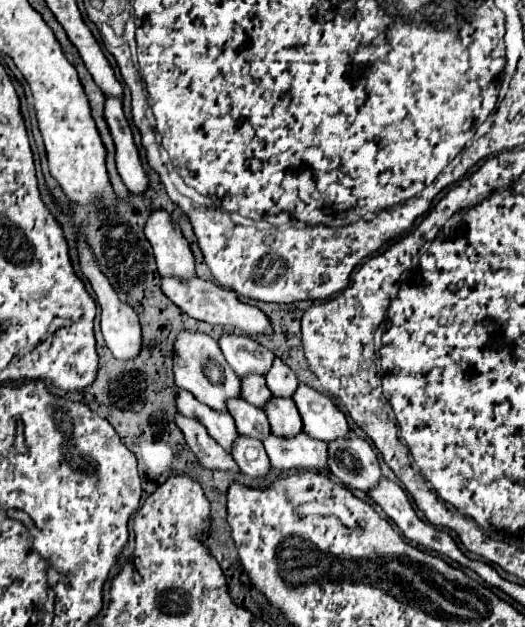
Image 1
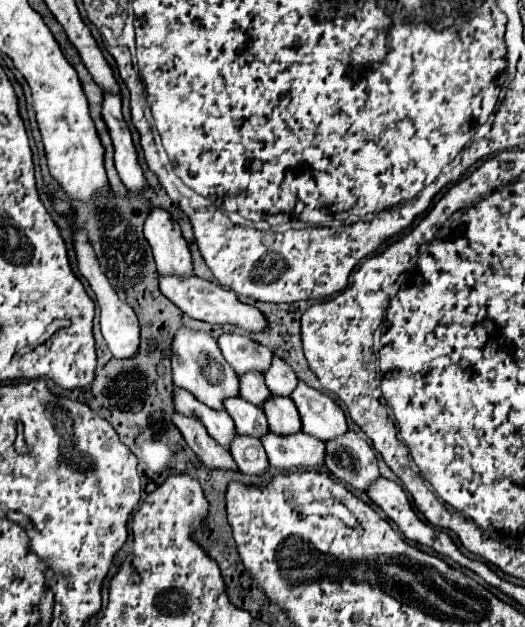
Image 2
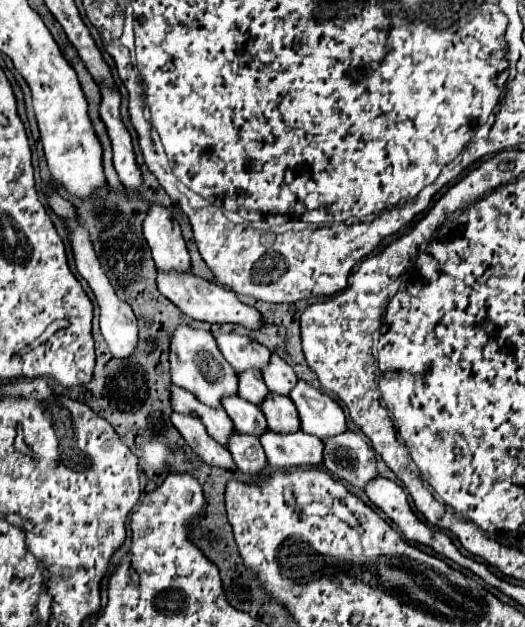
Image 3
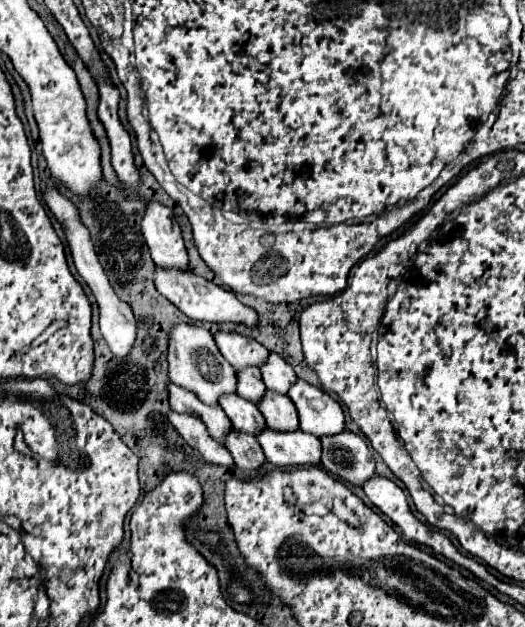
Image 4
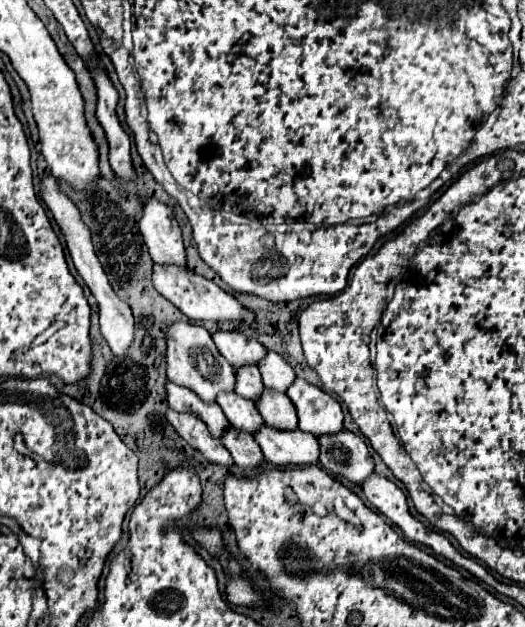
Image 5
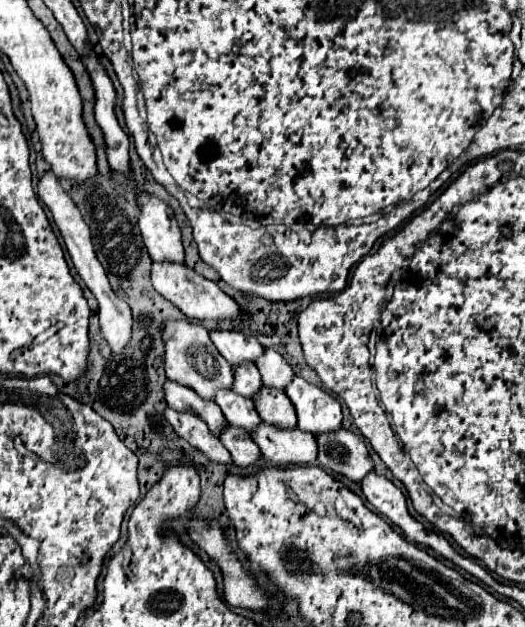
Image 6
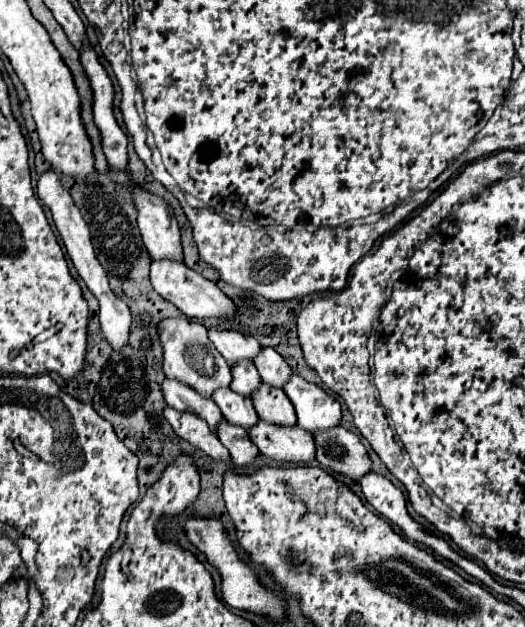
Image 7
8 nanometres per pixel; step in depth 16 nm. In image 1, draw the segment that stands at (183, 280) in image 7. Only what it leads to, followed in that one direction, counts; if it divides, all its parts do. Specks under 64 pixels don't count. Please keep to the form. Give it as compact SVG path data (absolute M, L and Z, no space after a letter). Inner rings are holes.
M162 278L162 290L180 310L184 310L188 316L192 316L196 320L216 324L216 326L234 326L248 336L258 336L258 334L272 336L272 322L268 320L268 316L260 308L240 302L236 292L226 290L218 284L212 284L212 282L206 282L200 278L194 278L186 284L178 282L176 278Z

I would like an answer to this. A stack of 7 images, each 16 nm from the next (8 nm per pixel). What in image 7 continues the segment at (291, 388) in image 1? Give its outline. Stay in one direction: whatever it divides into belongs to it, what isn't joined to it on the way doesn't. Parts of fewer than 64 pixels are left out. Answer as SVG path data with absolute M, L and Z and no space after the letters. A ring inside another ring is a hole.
M262 348L262 354L254 358L254 364L260 372L260 378L264 384L274 388L284 388L284 384L292 376L292 368L286 364L286 360L272 348Z

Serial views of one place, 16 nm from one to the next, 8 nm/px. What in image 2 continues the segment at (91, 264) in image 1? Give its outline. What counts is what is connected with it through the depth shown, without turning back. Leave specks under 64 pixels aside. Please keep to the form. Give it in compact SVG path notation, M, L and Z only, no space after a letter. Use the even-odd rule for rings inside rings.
M78 230L74 236L74 246L76 246L76 256L78 256L78 268L82 272L82 276L90 282L94 294L96 294L96 302L100 306L100 326L102 326L102 336L110 348L110 352L120 358L120 360L128 360L134 358L138 348L140 348L140 324L138 324L138 316L136 312L118 298L118 294L114 292L114 288L110 286L108 278L104 276L104 272L100 270L100 264L92 252L92 246L88 244L86 232Z

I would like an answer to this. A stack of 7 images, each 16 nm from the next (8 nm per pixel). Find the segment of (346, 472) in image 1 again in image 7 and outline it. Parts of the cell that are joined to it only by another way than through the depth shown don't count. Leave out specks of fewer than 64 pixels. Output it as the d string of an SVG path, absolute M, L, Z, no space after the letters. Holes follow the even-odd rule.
M338 426L326 432L314 432L316 460L328 472L360 480L372 470L372 460L358 434Z

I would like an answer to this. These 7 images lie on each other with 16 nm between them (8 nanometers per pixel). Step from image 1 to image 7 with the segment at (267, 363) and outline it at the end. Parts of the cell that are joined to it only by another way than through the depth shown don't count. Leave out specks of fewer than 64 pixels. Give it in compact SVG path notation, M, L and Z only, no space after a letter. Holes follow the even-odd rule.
M208 330L208 336L216 350L228 360L228 364L254 360L256 354L262 352L262 346L254 336L246 336L236 330Z

